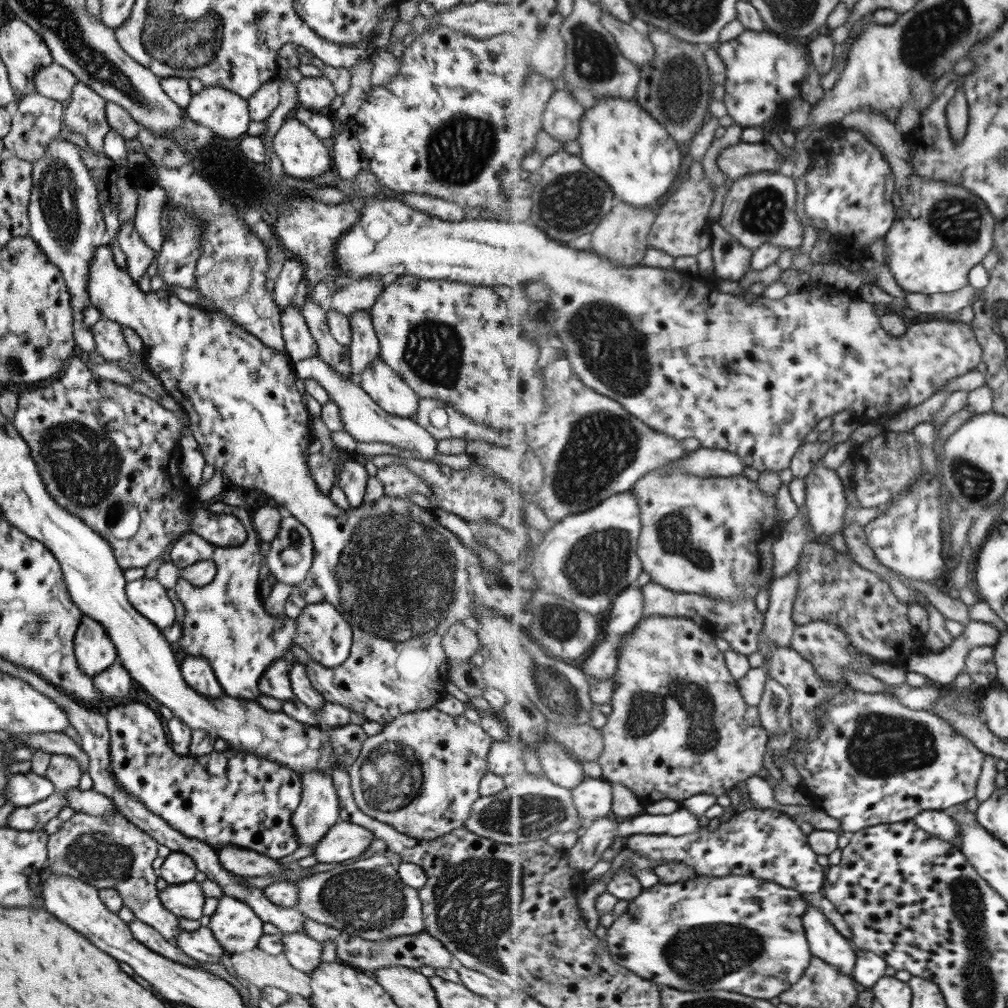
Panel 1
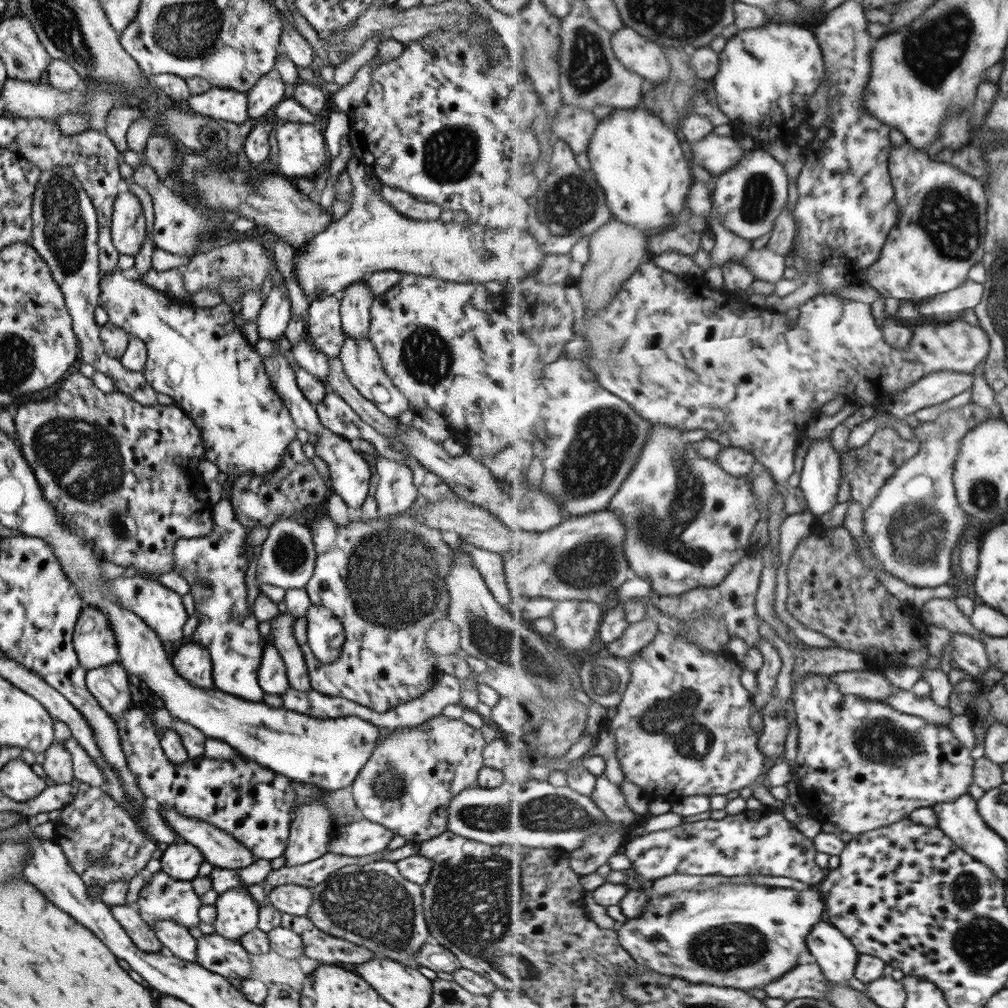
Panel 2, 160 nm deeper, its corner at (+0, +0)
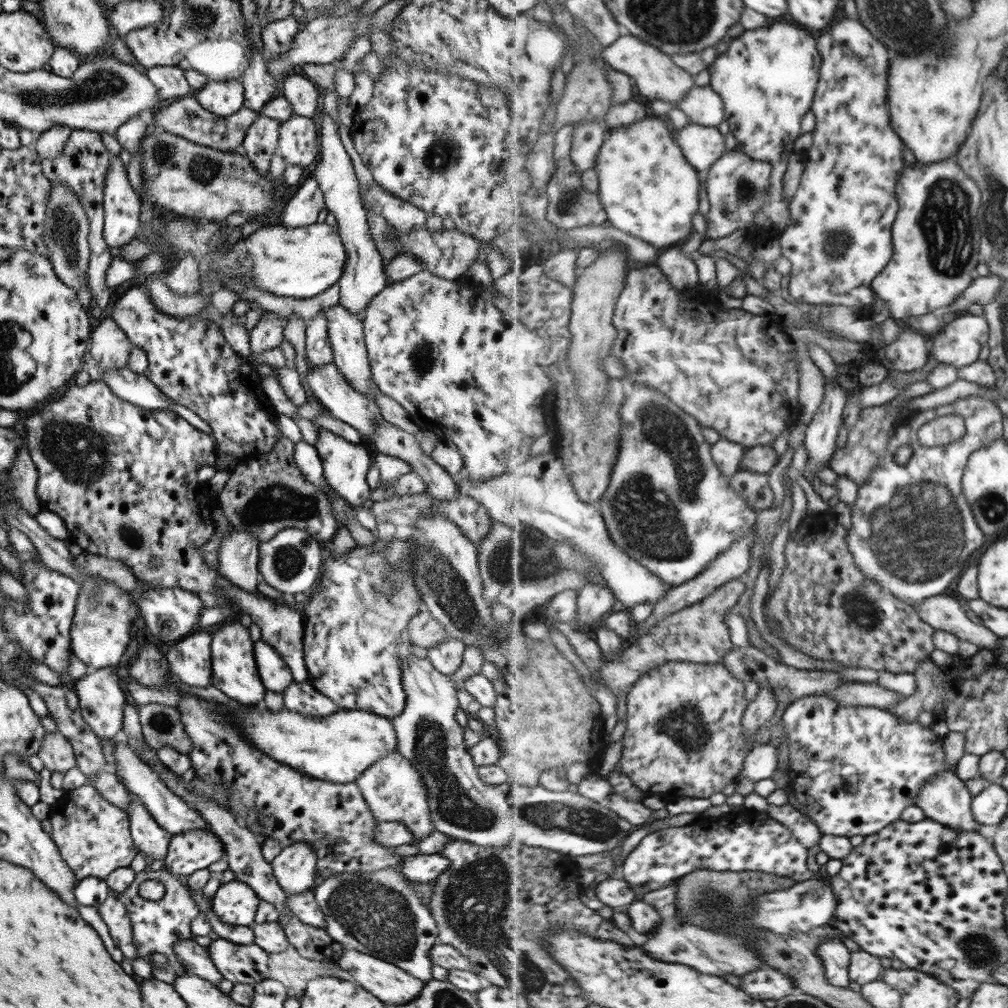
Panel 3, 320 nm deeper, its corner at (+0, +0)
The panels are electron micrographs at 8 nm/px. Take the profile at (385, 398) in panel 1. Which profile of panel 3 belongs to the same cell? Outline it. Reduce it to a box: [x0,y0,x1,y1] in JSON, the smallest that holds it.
[320,303,379,400]

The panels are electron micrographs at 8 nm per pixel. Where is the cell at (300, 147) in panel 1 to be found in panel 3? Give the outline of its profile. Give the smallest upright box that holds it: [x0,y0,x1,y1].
[276,115,319,169]

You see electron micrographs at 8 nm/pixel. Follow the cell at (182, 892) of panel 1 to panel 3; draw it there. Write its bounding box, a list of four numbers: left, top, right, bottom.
[116,868,199,984]

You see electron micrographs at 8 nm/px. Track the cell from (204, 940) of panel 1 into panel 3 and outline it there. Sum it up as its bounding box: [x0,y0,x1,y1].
[205,938,268,985]

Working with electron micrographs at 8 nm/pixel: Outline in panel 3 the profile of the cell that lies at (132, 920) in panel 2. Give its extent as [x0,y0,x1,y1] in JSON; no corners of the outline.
[96,896,137,959]

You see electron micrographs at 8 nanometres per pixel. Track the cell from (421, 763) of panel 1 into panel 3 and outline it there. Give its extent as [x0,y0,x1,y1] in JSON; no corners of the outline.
[354,750,434,839]

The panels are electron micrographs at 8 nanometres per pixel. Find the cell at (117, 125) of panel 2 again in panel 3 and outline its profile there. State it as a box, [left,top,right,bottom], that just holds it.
[142,66,191,101]

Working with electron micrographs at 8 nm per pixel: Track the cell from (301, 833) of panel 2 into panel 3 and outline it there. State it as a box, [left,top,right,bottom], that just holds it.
[271,842,315,894]

